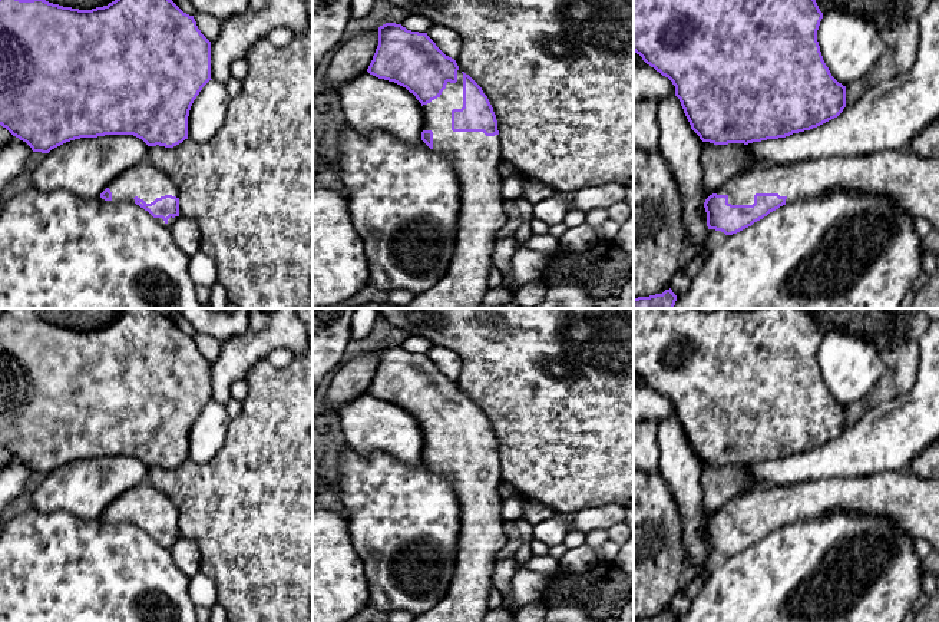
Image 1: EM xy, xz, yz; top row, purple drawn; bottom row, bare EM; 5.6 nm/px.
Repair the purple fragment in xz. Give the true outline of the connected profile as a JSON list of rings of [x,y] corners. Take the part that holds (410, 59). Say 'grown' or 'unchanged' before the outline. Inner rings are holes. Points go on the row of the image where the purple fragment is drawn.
grown; [[[386,23],[378,27],[378,46],[367,72],[416,96],[424,113],[421,140],[453,162],[460,183],[456,245],[447,271],[427,291],[416,294],[406,308],[479,308],[489,290],[487,277],[497,232],[506,224],[500,136],[493,107],[482,87],[427,33],[411,32],[401,24]]]

